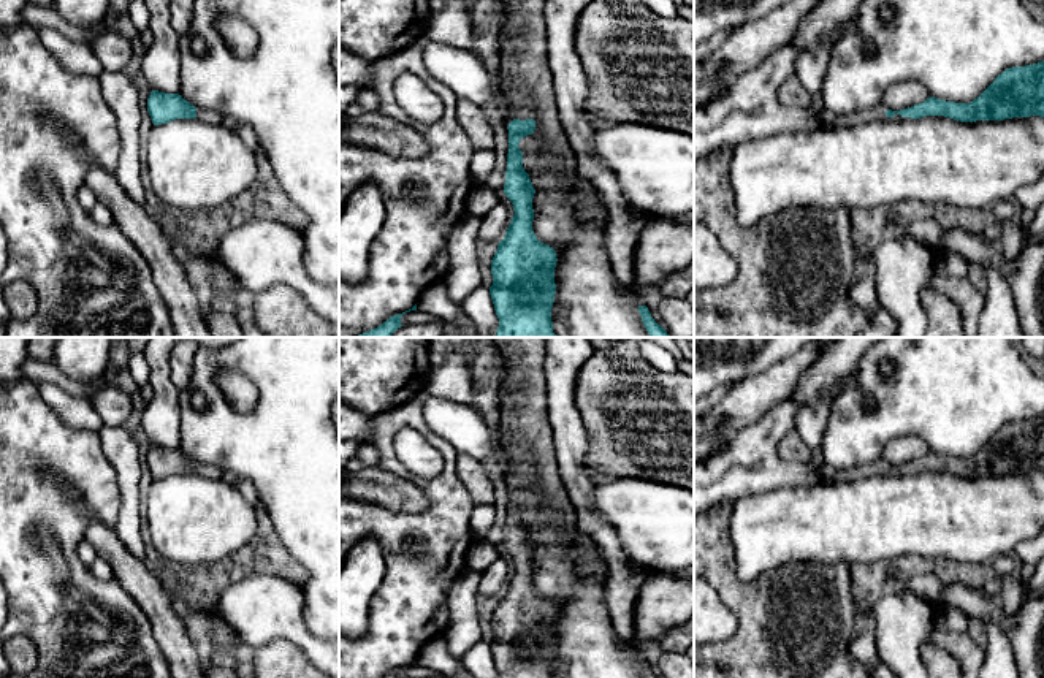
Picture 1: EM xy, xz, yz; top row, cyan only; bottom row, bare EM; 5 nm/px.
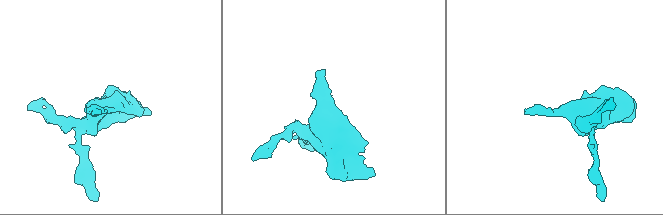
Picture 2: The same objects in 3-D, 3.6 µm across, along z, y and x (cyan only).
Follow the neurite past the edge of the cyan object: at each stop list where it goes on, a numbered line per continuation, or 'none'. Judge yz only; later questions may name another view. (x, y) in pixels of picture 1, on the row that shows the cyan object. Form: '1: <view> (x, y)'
1: yz (876, 113)

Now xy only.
1: xy (203, 114)

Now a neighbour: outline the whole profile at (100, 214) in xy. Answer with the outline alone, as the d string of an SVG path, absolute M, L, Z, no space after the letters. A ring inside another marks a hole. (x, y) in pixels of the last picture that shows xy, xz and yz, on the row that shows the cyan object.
M97 201L97 204L89 211L89 215L97 225L112 228L112 214L103 203Z

